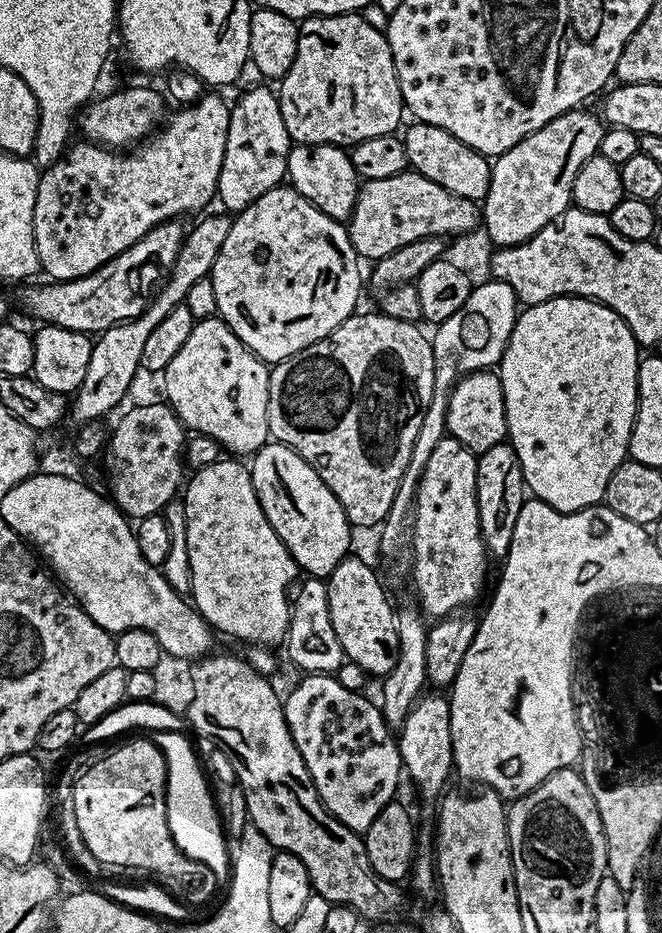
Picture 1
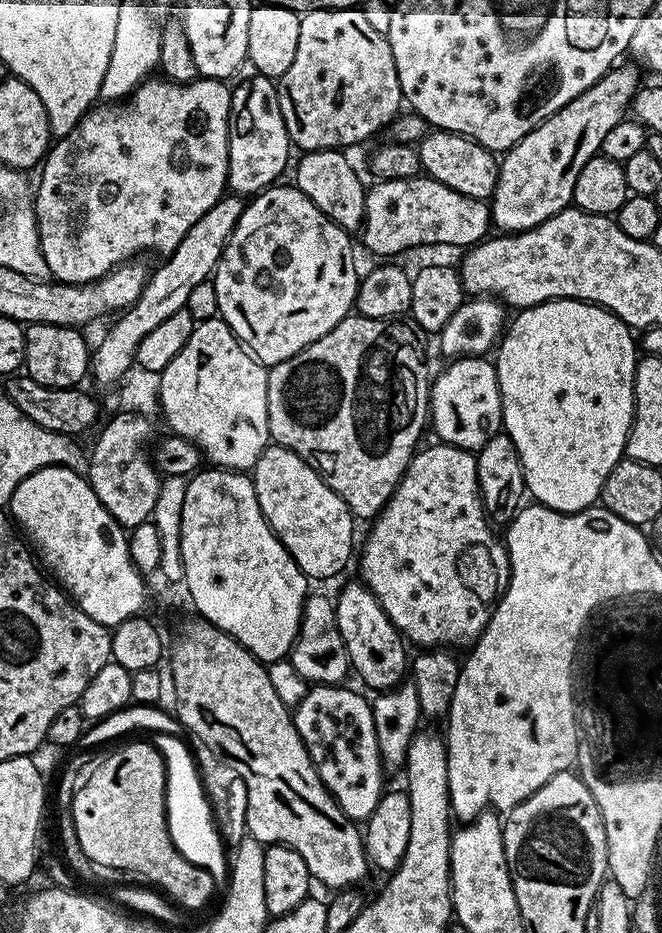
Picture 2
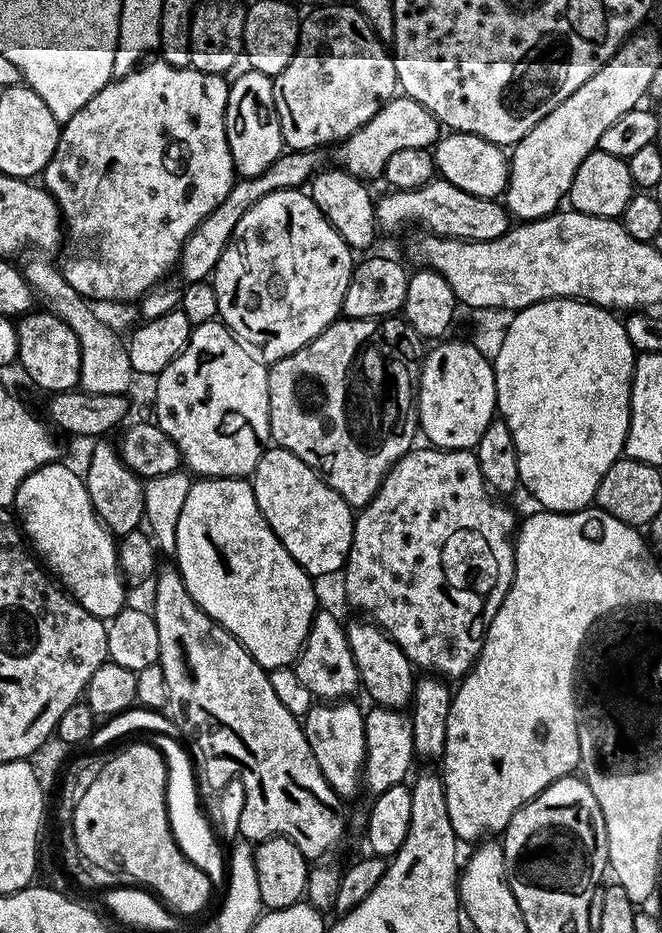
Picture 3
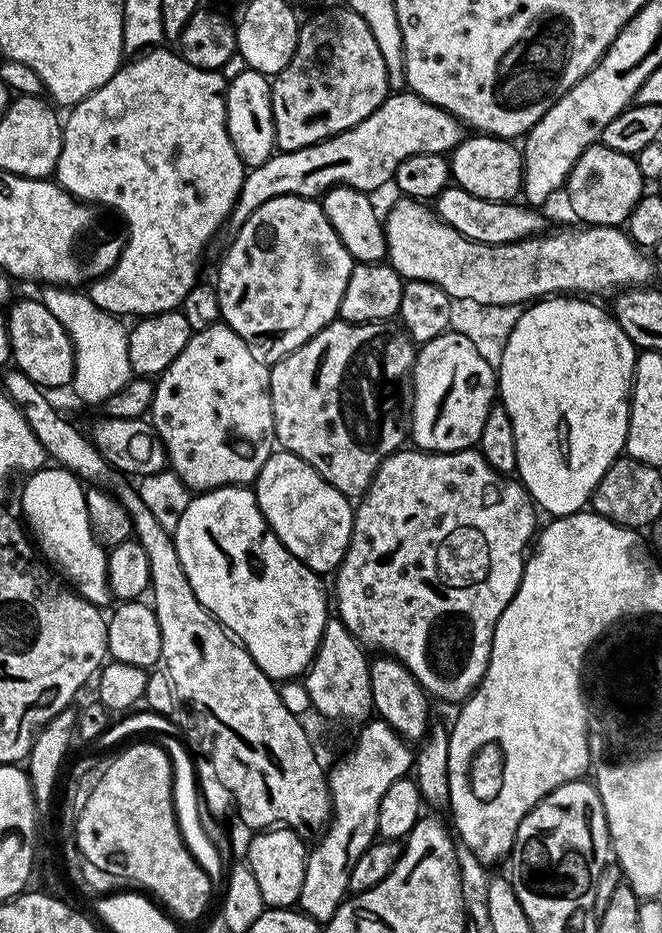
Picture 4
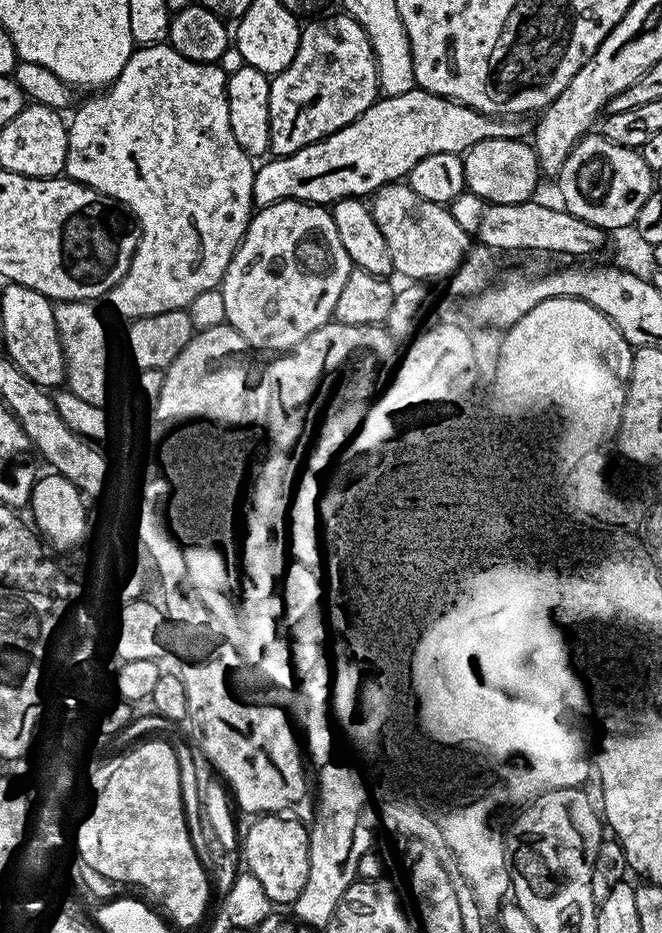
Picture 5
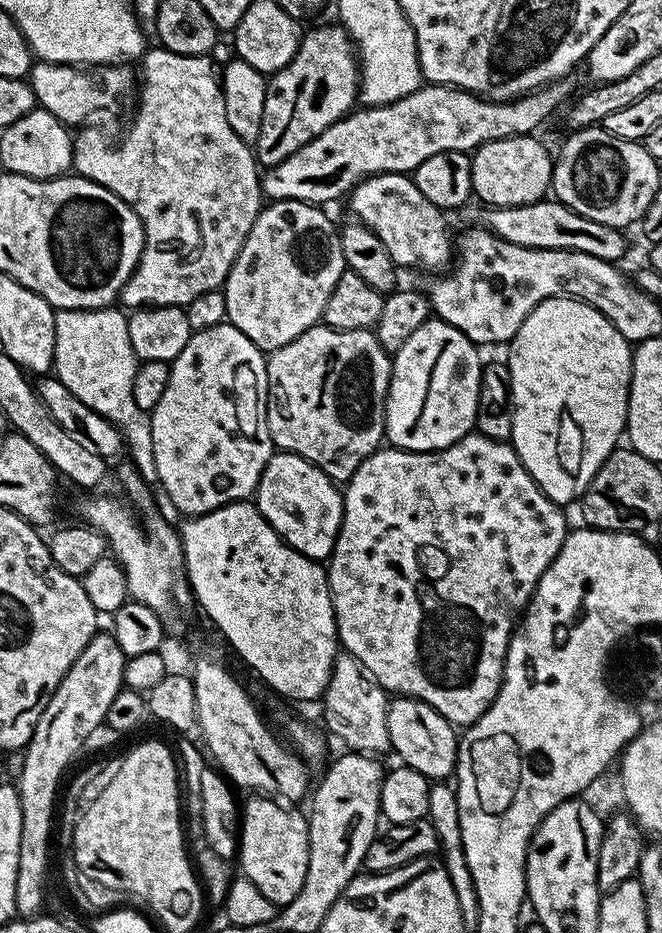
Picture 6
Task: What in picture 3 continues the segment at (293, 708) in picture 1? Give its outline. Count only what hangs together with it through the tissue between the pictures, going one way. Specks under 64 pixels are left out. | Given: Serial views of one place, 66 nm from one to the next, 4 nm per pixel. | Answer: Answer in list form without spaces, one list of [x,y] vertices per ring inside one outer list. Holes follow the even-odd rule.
[[[320,702],[302,716],[306,742],[314,750],[314,758],[336,795],[341,798],[361,791],[366,758],[366,730],[364,712],[356,702]]]

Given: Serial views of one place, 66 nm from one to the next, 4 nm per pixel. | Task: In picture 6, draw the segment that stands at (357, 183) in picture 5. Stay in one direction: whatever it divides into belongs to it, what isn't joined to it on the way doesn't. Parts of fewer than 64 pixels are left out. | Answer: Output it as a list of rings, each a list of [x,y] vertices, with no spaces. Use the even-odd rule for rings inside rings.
[[[571,79],[557,80],[547,88],[519,96],[517,100],[507,100],[499,104],[497,100],[486,100],[473,92],[464,92],[460,88],[447,88],[444,84],[425,83],[413,93],[406,94],[392,104],[376,107],[361,107],[342,117],[334,126],[322,130],[318,138],[306,142],[290,158],[271,165],[262,176],[262,192],[269,201],[301,200],[304,204],[328,206],[331,200],[347,197],[353,188],[359,186],[368,176],[380,176],[384,172],[415,173],[426,158],[443,152],[471,153],[486,142],[494,142],[511,136],[533,135],[548,120],[548,115],[572,92]]]

